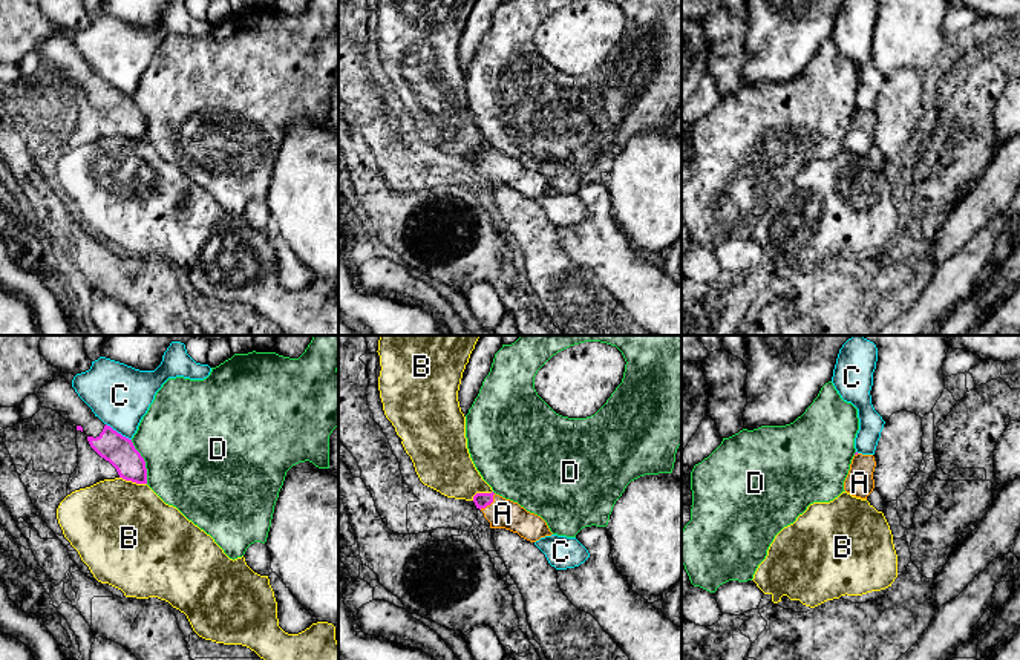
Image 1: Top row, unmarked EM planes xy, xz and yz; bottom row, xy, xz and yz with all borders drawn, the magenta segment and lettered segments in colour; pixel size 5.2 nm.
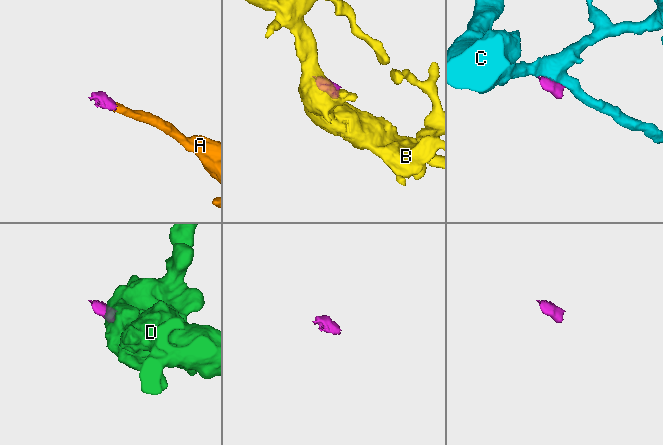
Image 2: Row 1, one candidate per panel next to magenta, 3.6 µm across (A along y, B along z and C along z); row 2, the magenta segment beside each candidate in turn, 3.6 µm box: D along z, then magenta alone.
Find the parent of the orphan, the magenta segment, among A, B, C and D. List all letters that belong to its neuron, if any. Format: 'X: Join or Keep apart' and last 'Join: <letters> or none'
A: Join
B: Keep apart
C: Keep apart
D: Keep apart
Join: A

